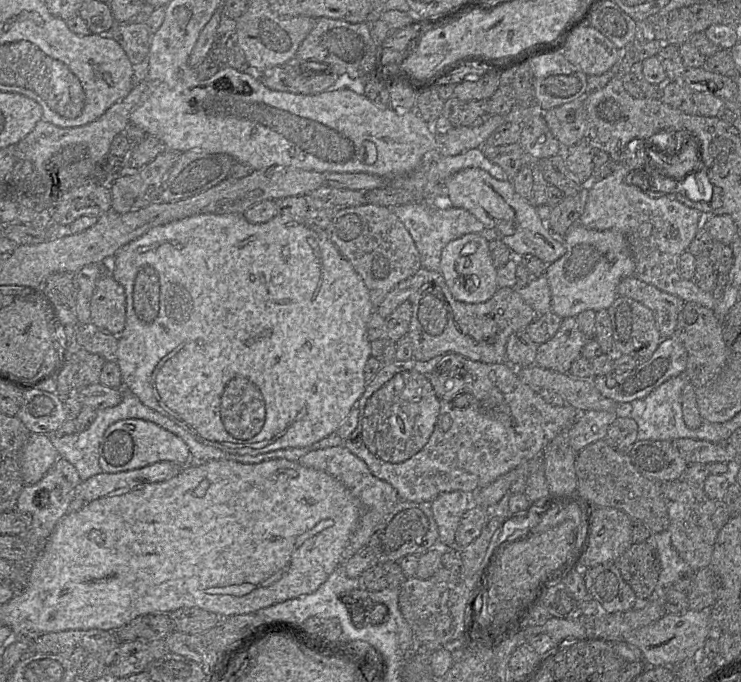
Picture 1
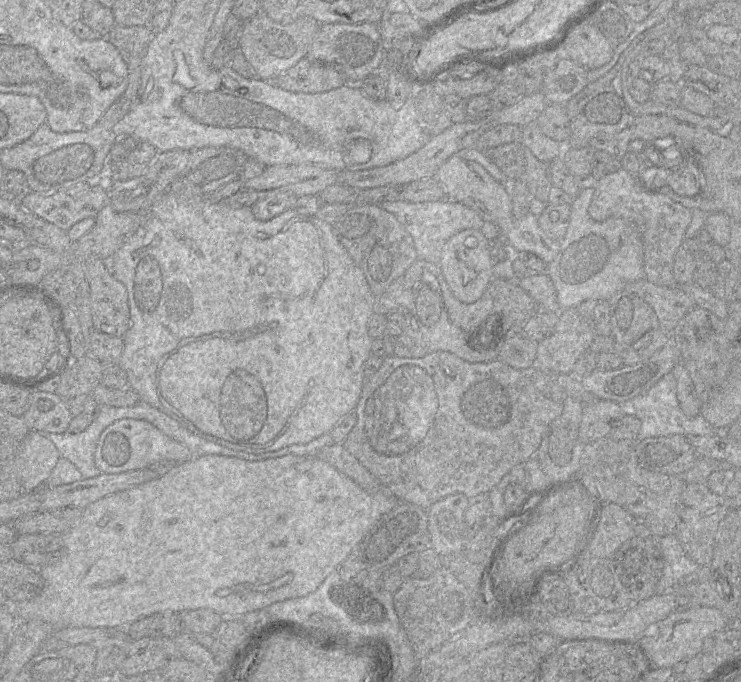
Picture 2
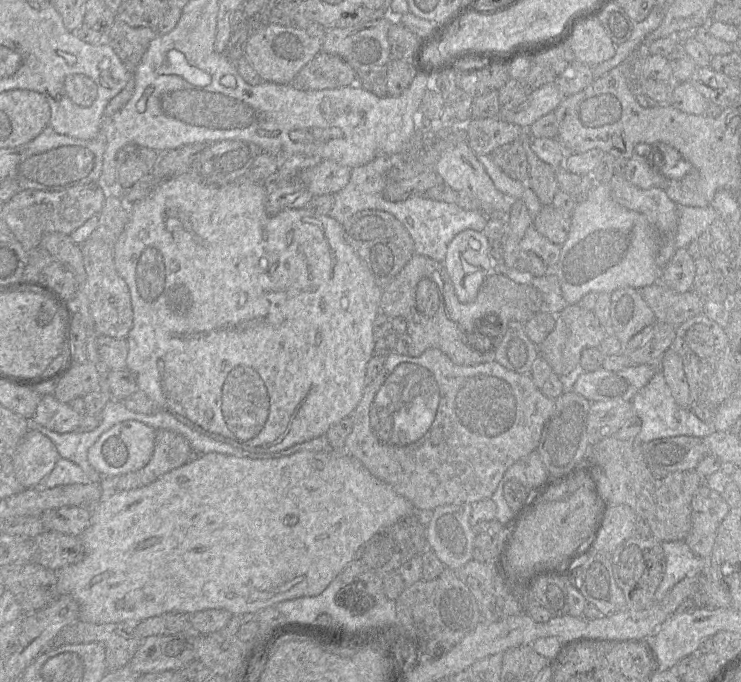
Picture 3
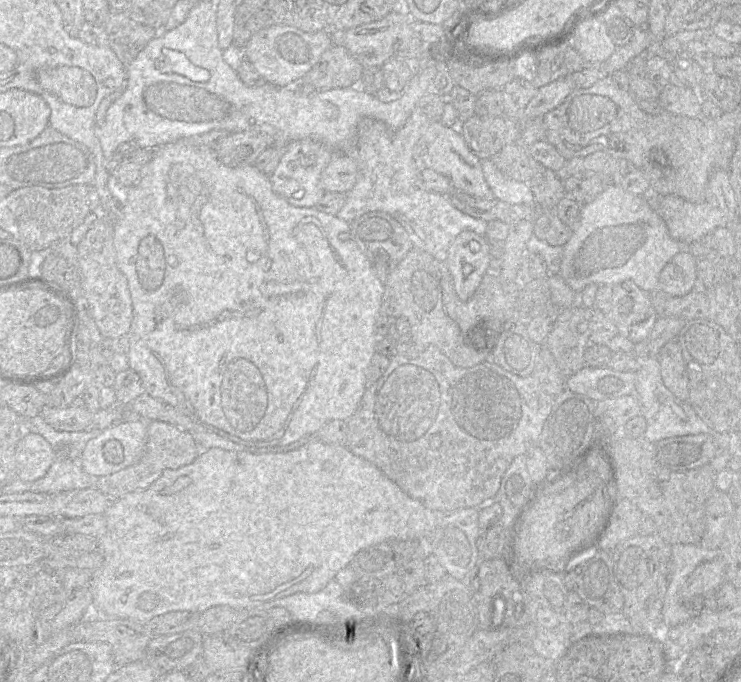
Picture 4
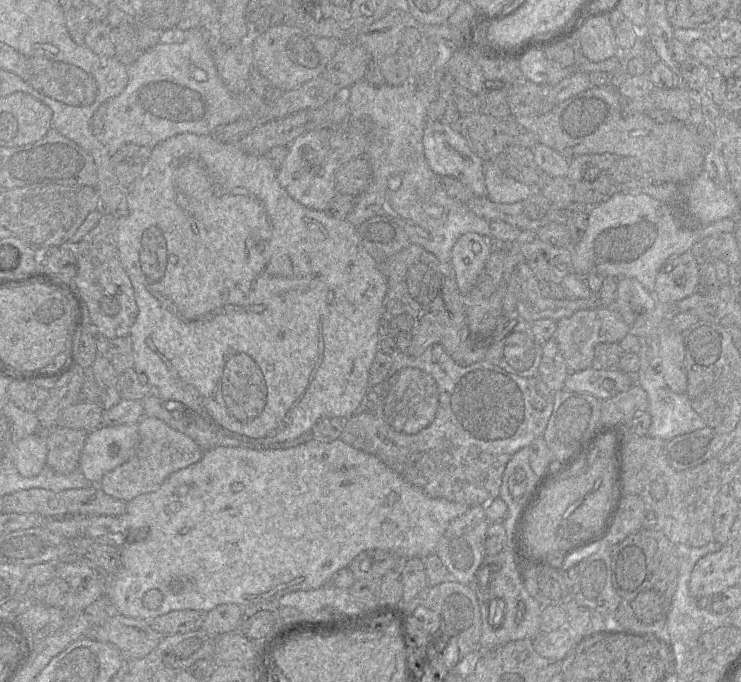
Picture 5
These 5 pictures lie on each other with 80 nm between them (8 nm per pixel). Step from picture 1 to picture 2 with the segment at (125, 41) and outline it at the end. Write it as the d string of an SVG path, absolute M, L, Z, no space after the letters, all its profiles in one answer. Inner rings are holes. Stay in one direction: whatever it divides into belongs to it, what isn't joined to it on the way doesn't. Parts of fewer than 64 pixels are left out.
M116 24L107 36L101 37L107 39L117 48L130 71L141 65L153 35L149 26Z

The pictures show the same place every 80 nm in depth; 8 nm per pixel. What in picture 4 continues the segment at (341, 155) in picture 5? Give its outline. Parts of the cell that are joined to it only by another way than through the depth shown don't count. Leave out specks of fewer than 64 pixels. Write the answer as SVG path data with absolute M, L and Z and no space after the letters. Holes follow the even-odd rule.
M310 138L289 143L283 149L281 160L270 176L273 191L293 206L314 207L326 192L321 184L321 175L335 153L338 152Z

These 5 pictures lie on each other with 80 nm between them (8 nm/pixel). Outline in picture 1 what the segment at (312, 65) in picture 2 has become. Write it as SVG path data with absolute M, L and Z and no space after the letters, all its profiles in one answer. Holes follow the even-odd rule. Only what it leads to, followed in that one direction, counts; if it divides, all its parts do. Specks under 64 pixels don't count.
M292 63L274 67L257 75L267 88L294 94L320 94L335 84L337 76L333 74L301 74L293 67Z

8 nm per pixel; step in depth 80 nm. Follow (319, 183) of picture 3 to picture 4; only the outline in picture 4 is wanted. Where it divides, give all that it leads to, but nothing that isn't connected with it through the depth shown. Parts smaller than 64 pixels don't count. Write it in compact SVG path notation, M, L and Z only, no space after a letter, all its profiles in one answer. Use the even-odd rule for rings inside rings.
M335 153L321 175L321 184L326 192L346 193L357 180L358 164L354 155Z

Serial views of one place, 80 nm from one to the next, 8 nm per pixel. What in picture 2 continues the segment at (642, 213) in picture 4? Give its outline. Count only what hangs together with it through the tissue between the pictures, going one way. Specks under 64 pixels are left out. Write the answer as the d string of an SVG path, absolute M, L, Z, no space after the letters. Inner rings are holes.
M586 185L571 203L570 224L560 242L557 257L548 264L547 274L557 291L562 310L577 308L586 300L609 300L622 292L631 282L645 279L644 250L640 231L630 221L611 217L597 222L589 215L595 192L594 185Z

